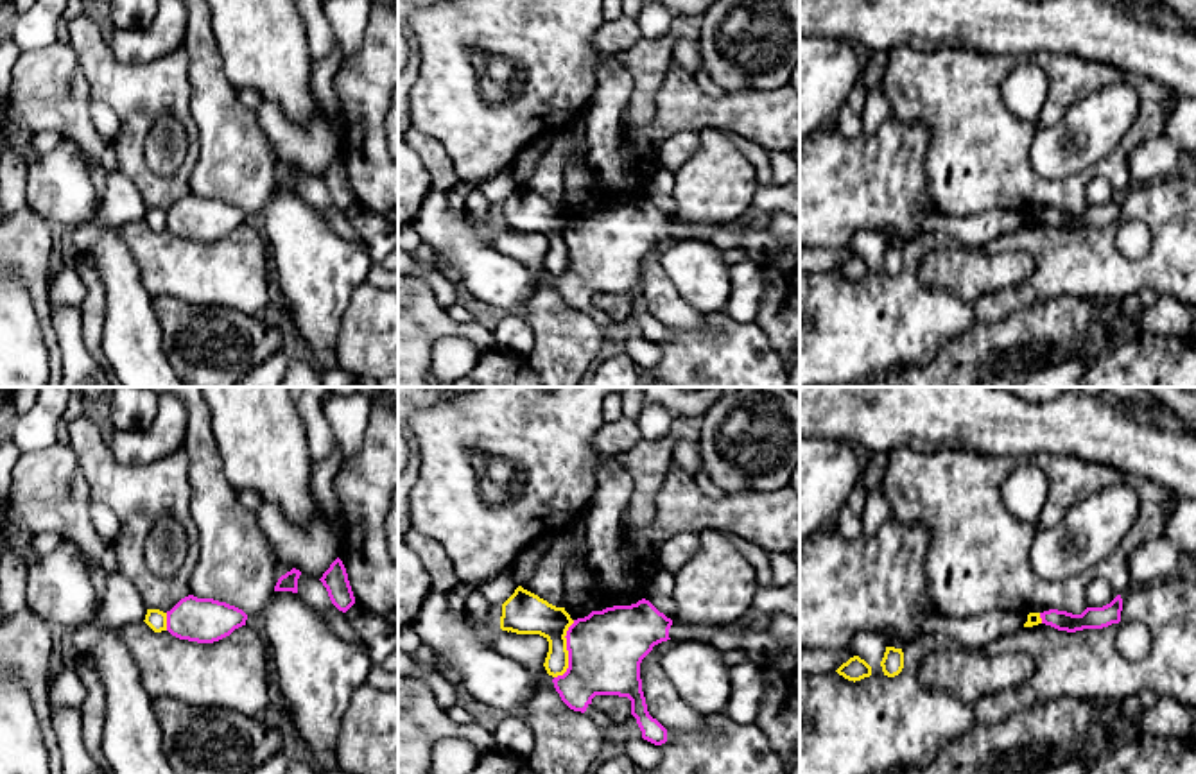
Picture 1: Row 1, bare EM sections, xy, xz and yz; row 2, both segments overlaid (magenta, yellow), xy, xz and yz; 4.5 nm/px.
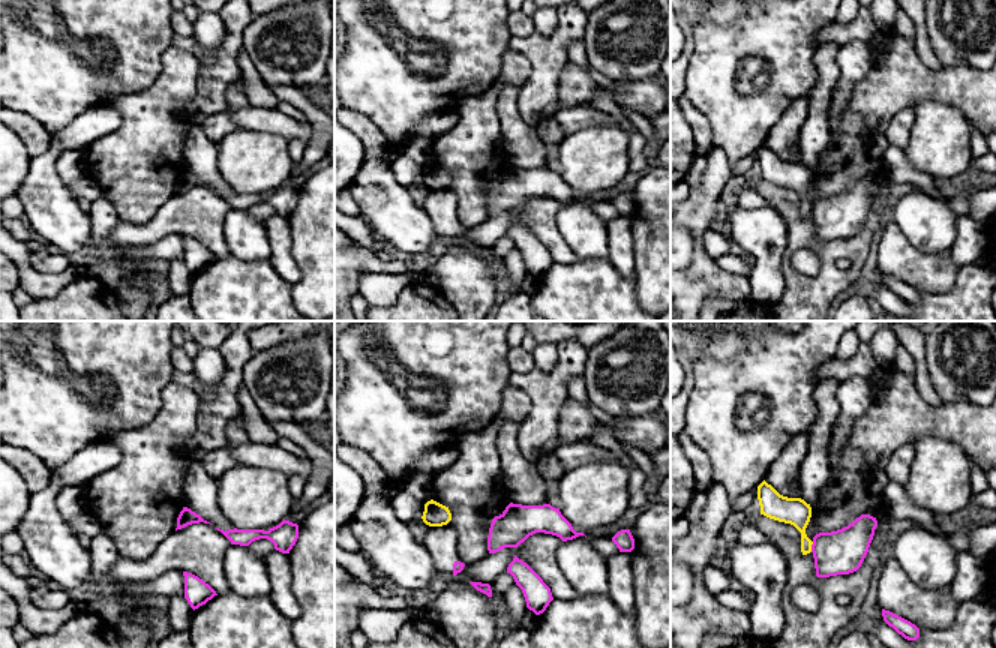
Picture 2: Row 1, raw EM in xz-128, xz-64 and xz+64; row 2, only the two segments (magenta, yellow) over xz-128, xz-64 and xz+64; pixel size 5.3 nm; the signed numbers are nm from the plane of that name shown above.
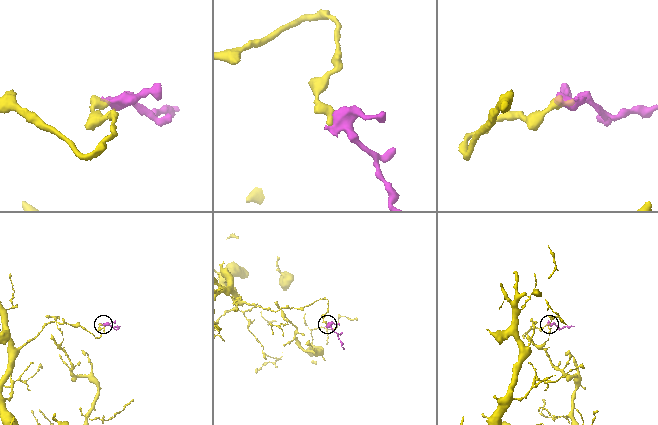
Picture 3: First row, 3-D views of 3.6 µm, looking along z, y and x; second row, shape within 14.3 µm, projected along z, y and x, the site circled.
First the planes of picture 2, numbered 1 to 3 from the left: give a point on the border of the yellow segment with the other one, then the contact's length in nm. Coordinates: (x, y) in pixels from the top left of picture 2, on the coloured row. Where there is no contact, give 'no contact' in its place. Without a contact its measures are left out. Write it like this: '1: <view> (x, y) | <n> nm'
1: no contact
2: no contact
3: xz+64 (812, 546) | 60 nm

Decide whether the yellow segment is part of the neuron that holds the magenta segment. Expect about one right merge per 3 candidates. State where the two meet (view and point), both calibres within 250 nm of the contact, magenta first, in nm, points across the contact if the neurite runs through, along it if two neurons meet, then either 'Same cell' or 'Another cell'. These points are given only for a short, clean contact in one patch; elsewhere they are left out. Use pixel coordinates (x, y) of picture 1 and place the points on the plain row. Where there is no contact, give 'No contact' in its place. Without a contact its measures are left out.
Touches magenta at xz (567, 248). Thickness 340 nm (magenta) against 190 nm. Boundary: xz (574, 219), (565, 235), (567, 267), (554, 276). Another cell

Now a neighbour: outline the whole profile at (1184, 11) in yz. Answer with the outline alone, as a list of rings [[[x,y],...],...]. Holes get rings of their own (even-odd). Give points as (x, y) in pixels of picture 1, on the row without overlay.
[[[1160,0],[1187,30],[1196,34],[1196,0]]]

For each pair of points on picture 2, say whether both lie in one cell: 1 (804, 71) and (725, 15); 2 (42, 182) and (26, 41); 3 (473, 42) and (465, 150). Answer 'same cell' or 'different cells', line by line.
1: different cells
2: different cells
3: different cells

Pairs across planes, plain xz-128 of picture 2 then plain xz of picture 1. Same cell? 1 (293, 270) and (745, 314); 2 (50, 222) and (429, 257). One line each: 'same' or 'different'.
1: same
2: different

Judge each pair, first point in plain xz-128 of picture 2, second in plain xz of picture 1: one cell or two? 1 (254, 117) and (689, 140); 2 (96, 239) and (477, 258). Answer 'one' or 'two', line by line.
1: one
2: two

